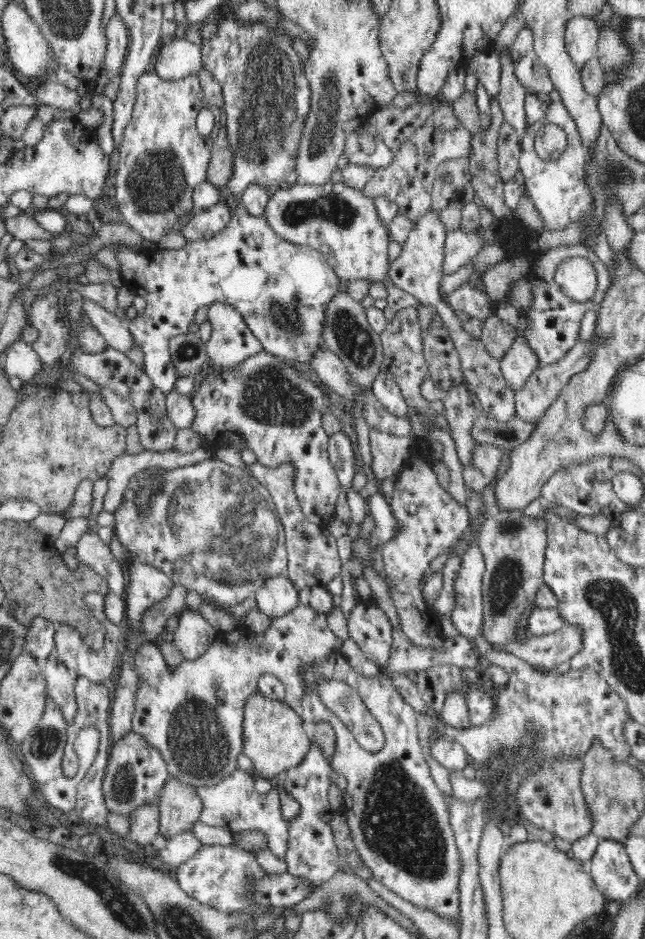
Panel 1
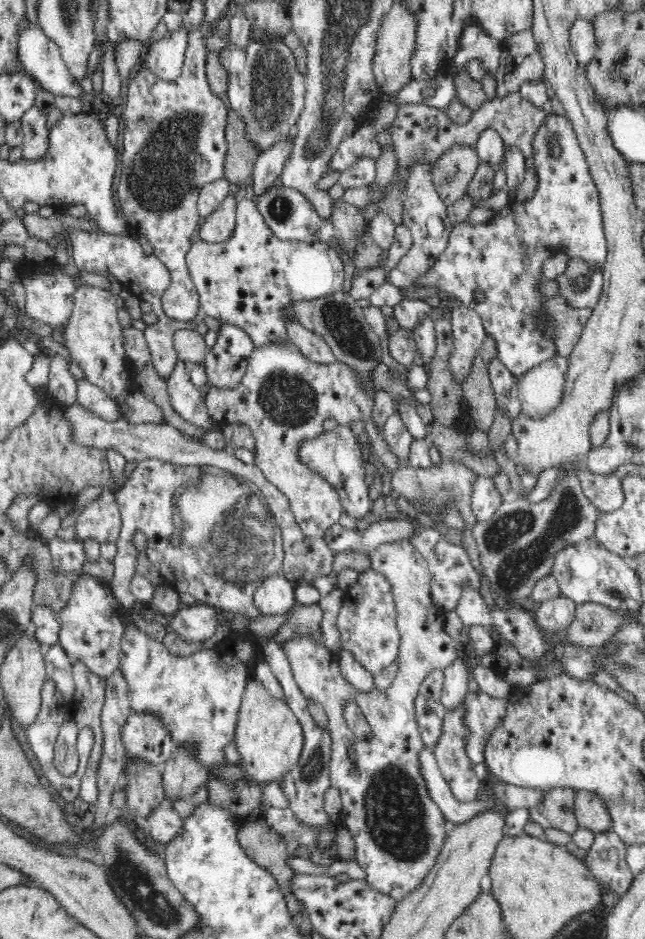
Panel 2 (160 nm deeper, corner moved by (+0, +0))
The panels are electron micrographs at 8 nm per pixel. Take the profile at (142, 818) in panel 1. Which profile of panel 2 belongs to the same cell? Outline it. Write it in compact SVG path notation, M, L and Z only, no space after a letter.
M130 761L128 773L124 775L124 779L128 780L126 814L132 820L139 817L147 819L154 808L166 803L162 771L158 766L150 764L148 761Z

